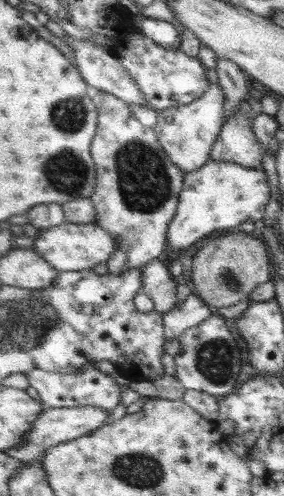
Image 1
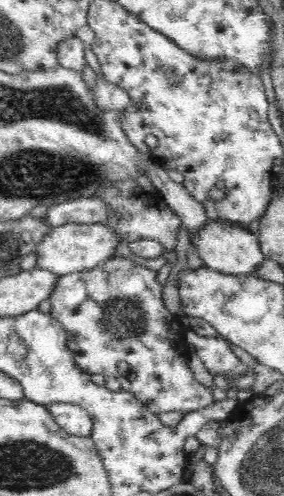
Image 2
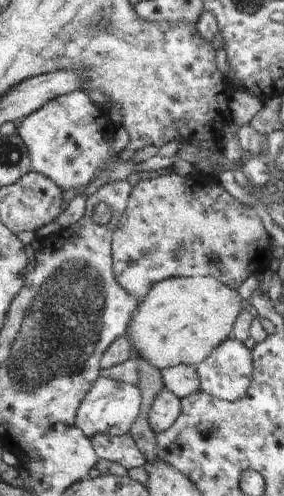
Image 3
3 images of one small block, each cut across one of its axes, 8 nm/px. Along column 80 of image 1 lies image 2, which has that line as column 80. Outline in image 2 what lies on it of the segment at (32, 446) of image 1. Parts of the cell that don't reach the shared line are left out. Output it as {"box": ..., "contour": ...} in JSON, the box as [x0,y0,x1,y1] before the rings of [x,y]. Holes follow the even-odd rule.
{"box":[48,404,94,438],"contour":[[[52,404],[48,406],[52,410],[52,416],[56,420],[56,424],[62,426],[62,430],[66,430],[72,436],[78,438],[90,438],[94,432],[94,422],[88,414],[88,410],[84,410],[82,406],[74,406],[74,404]]]}

